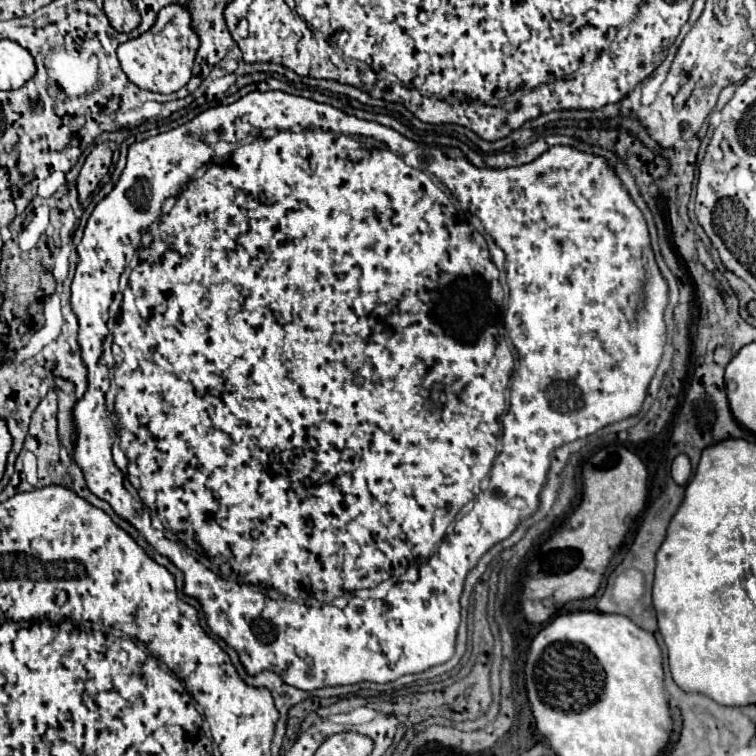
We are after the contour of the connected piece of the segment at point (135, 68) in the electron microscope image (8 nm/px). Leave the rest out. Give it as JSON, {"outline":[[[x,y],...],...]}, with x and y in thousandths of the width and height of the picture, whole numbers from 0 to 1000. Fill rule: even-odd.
{"outline":[[[224,7],[210,15],[208,30],[194,44],[163,57],[155,65],[155,73],[163,97],[171,102],[173,110],[202,123],[224,126],[242,115],[242,70],[253,67],[261,70],[261,46],[253,38],[250,17],[239,7]],[[245,57],[250,60],[247,65],[242,62]]]}

